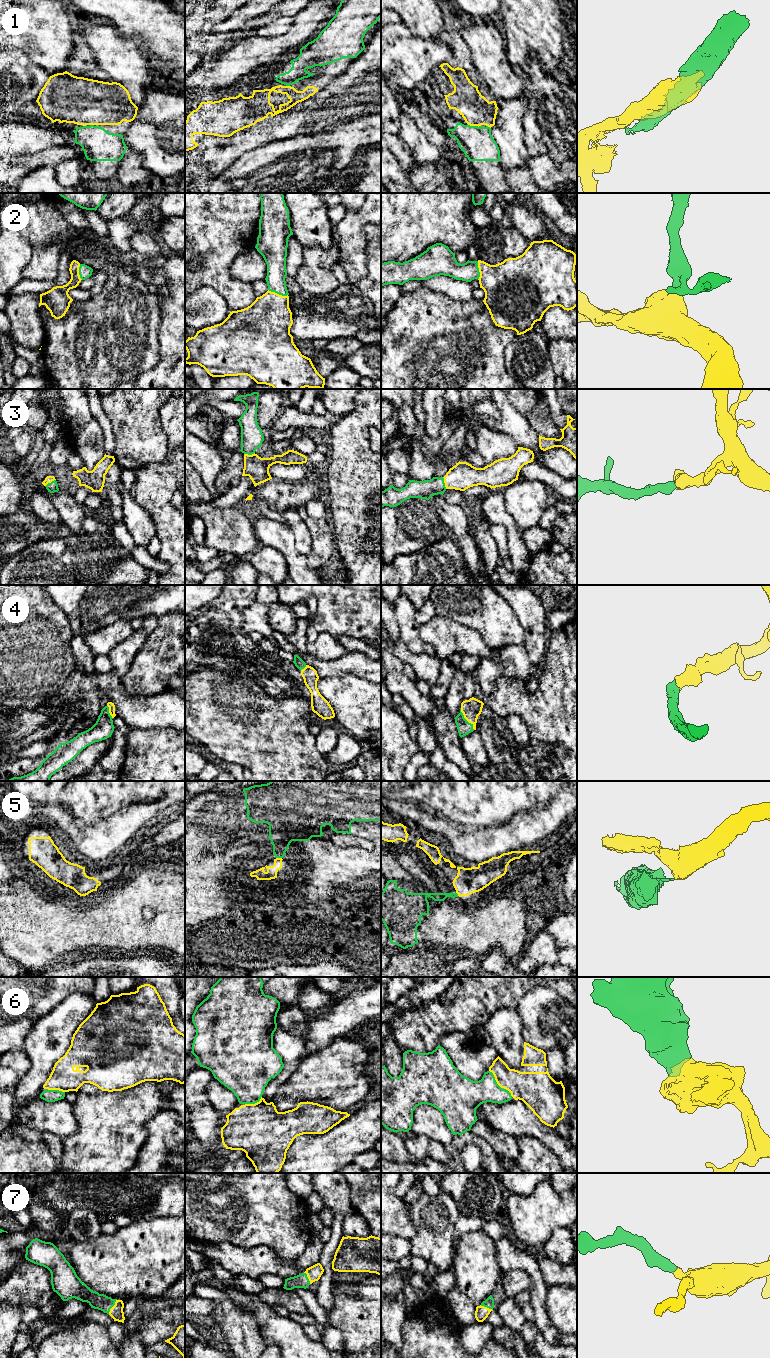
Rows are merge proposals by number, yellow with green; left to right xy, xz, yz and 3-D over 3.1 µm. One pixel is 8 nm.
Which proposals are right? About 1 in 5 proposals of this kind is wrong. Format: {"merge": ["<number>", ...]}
{"merge": ["1", "2", "3", "4", "6", "7"]}

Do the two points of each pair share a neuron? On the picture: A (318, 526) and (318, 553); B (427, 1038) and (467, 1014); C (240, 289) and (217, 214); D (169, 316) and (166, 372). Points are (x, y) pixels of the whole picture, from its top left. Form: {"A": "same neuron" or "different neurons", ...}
{"A": "same neuron", "B": "same neuron", "C": "same neuron", "D": "same neuron"}

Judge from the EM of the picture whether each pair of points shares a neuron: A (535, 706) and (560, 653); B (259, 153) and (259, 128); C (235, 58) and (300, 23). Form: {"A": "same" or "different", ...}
{"A": "same", "B": "different", "C": "same"}

